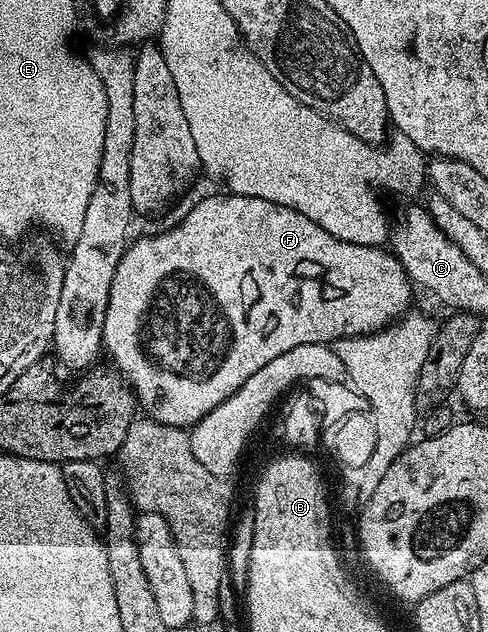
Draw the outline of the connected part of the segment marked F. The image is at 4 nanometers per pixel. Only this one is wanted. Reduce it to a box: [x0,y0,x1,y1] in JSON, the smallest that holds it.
[103,191,414,430]

